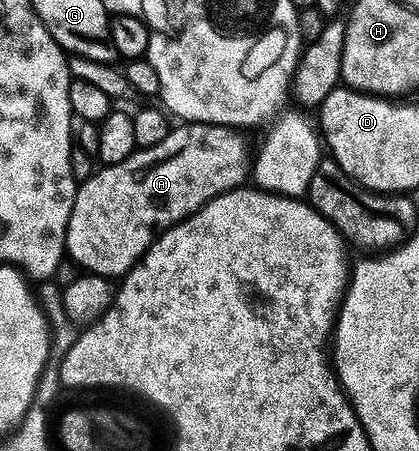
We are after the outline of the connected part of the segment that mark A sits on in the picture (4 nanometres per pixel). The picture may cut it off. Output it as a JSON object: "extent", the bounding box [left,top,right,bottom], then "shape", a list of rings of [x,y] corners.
{"extent":[66,122,252,275],"shape":[[[183,122],[171,129],[160,145],[139,147],[124,157],[124,161],[99,166],[88,181],[78,184],[72,213],[68,217],[66,255],[70,263],[92,275],[126,275],[169,227],[175,227],[181,219],[187,219],[216,196],[243,186],[252,163],[249,158],[246,160],[246,143],[238,135],[241,134],[232,127]]]}

